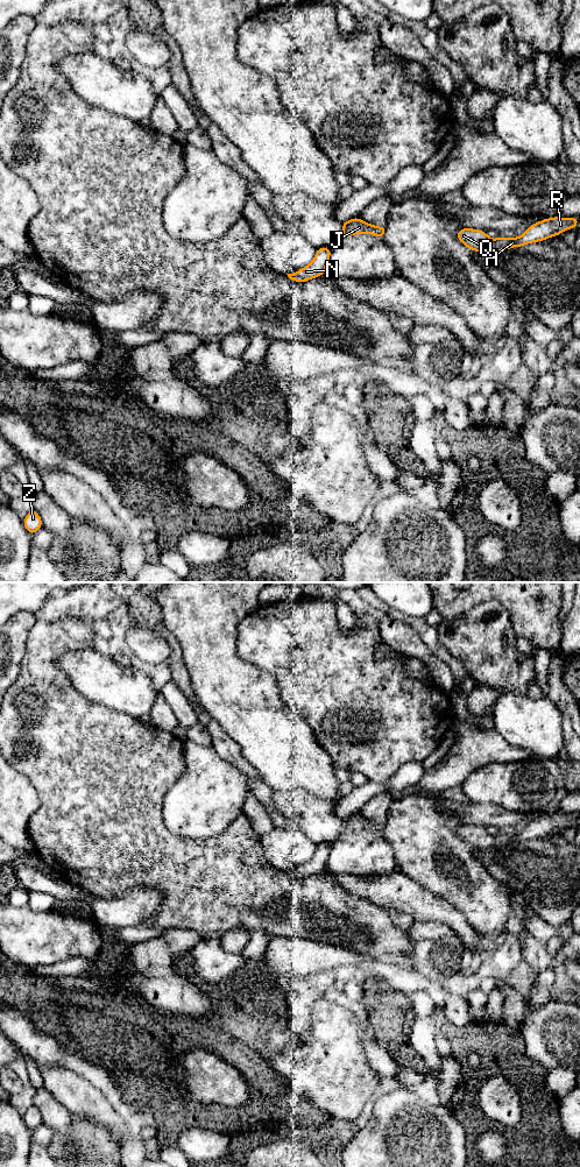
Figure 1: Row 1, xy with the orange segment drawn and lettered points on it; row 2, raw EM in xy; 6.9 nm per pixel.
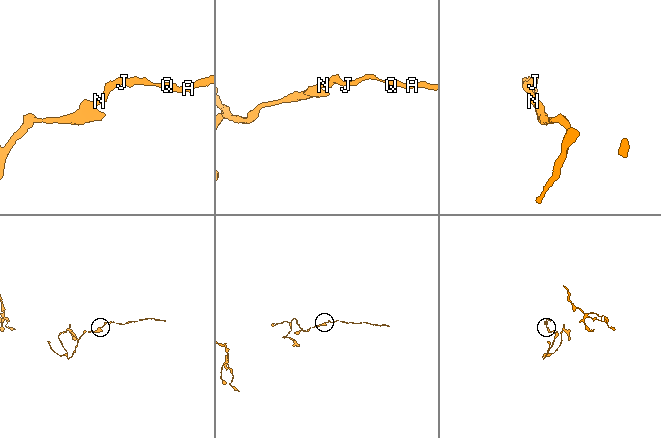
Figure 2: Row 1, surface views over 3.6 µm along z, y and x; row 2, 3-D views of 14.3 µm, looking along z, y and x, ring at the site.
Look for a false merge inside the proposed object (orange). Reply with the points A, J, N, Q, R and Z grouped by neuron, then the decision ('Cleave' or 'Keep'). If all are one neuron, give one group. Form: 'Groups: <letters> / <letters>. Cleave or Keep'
Groups: A J N Q R Z. Keep

